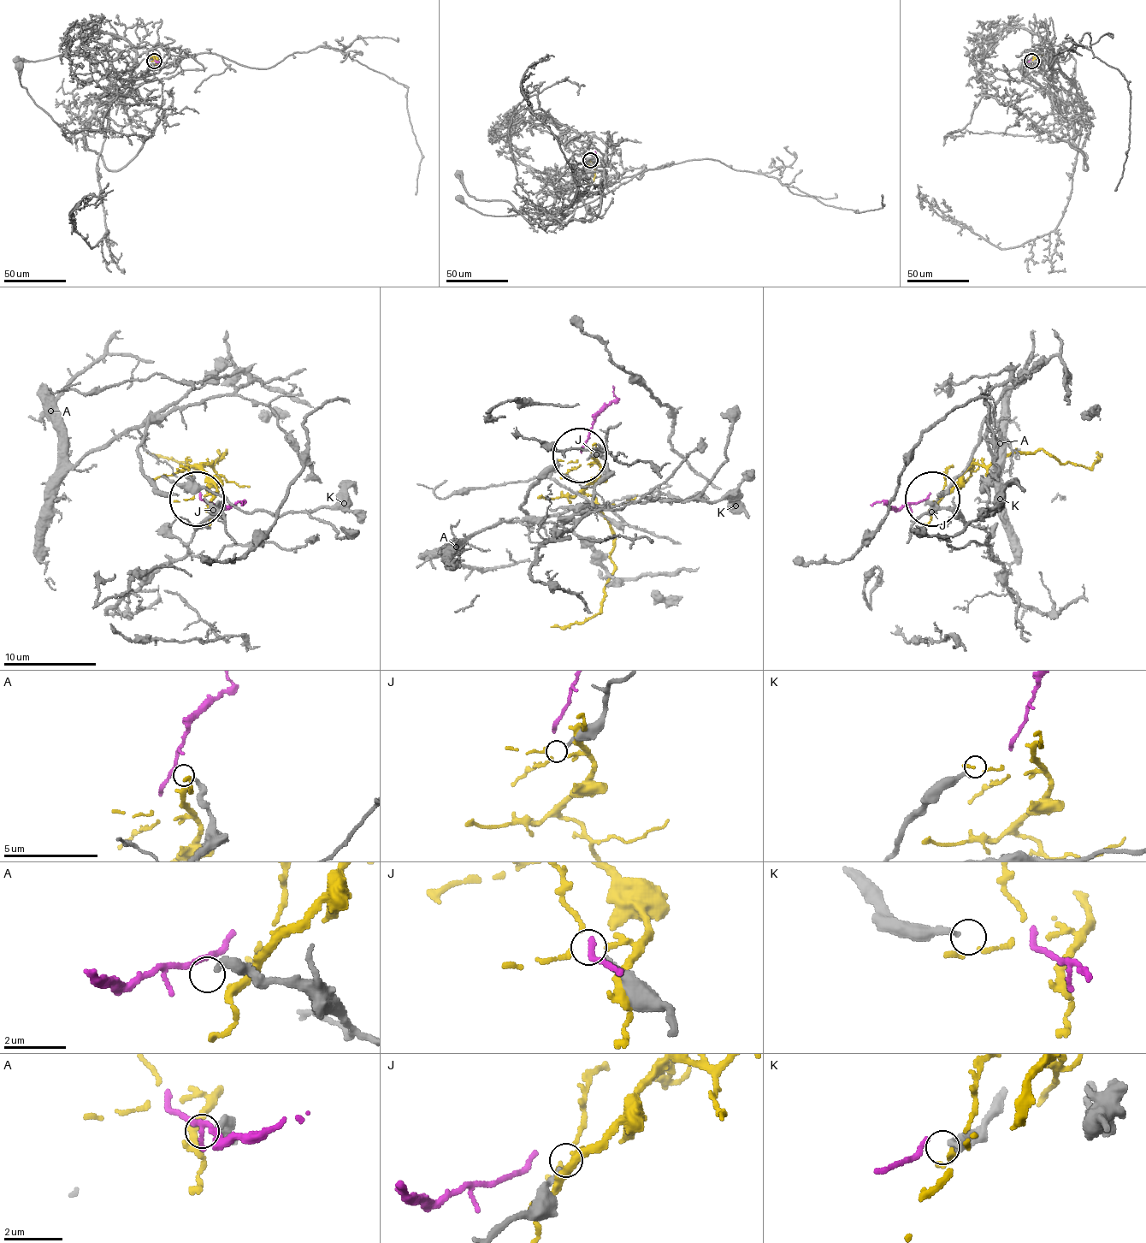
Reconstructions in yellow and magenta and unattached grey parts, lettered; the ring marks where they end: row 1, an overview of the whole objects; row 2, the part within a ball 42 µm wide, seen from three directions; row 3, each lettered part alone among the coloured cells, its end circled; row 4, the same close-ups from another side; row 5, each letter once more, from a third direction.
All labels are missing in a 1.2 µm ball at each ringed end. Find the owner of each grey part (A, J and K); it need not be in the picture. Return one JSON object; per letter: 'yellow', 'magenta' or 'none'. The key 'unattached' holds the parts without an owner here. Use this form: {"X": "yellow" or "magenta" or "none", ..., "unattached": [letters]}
{"A": "none", "J": "none", "K": "none", "unattached": ["A", "J", "K"]}

